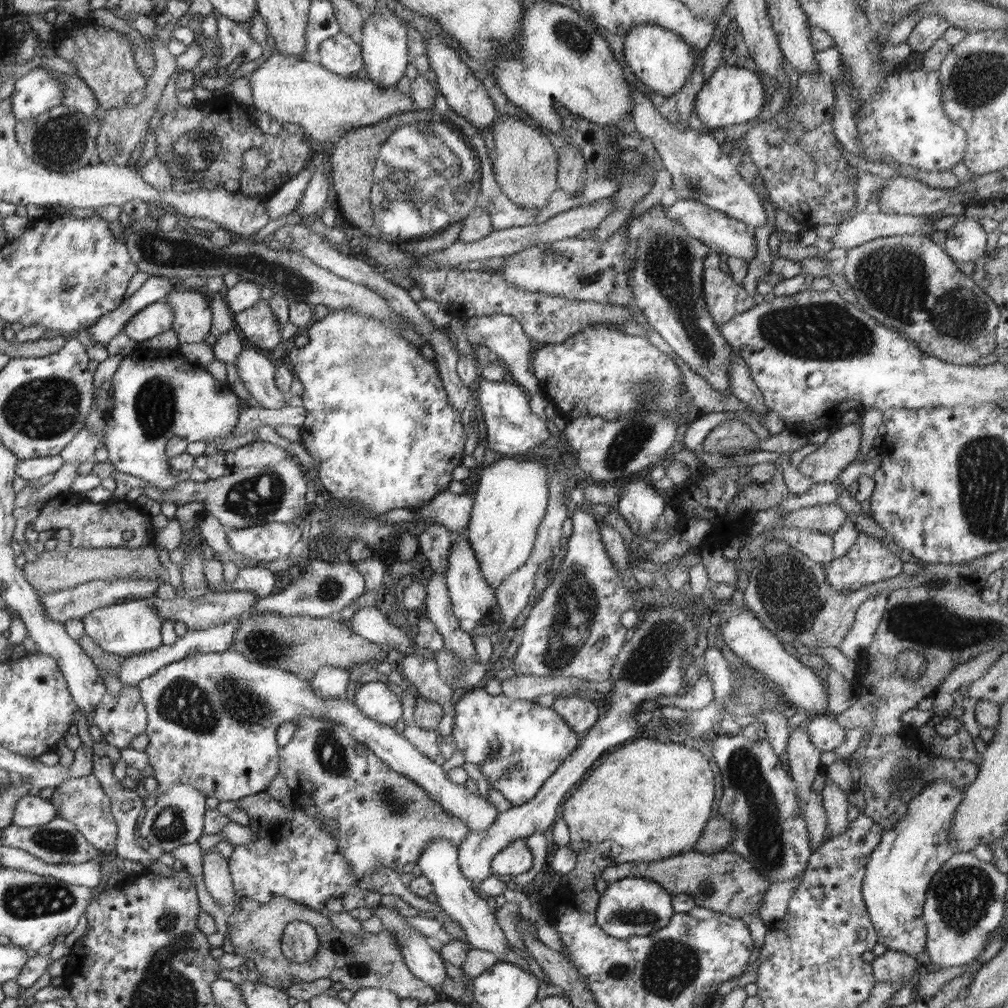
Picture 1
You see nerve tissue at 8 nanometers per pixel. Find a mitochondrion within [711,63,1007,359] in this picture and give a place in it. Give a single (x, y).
(892, 278)

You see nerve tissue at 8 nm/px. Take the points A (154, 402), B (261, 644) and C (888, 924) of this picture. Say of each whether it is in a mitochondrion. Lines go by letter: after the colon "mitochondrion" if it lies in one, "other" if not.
A: mitochondrion
B: mitochondrion
C: other

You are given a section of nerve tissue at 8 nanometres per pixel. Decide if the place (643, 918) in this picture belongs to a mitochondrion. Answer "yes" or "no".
yes

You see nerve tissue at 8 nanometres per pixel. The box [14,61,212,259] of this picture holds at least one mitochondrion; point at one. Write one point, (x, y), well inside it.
(60, 141)

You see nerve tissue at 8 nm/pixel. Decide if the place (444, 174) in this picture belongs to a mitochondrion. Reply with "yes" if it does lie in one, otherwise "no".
yes

